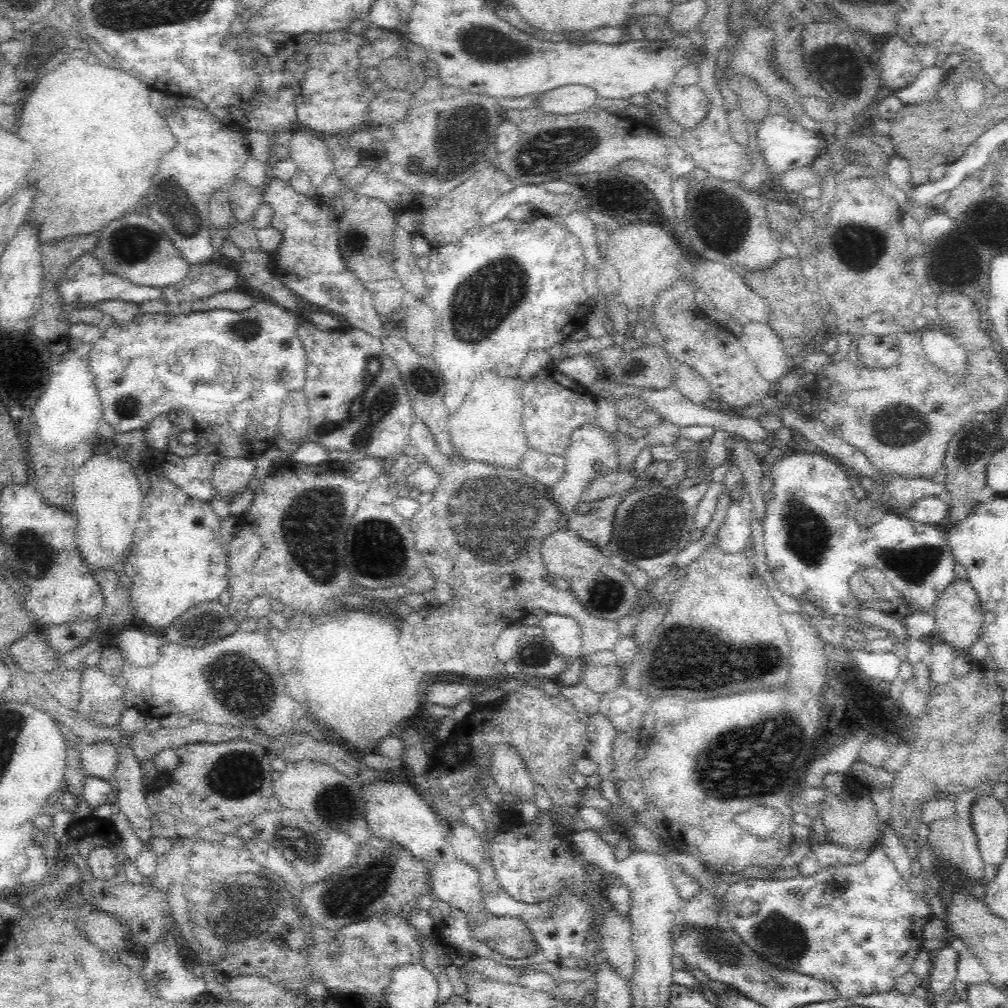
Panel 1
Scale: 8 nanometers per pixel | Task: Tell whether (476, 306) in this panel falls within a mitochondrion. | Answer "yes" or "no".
yes

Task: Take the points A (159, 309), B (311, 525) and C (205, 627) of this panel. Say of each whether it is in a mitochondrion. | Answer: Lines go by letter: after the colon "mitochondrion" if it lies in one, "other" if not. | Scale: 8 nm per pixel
A: other
B: mitochondrion
C: mitochondrion

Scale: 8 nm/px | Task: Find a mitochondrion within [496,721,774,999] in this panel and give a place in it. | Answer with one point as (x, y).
(715, 949)

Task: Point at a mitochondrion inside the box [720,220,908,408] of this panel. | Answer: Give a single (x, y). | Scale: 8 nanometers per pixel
(859, 247)

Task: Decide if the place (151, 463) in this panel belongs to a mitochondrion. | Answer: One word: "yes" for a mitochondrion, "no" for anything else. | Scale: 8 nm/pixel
no

